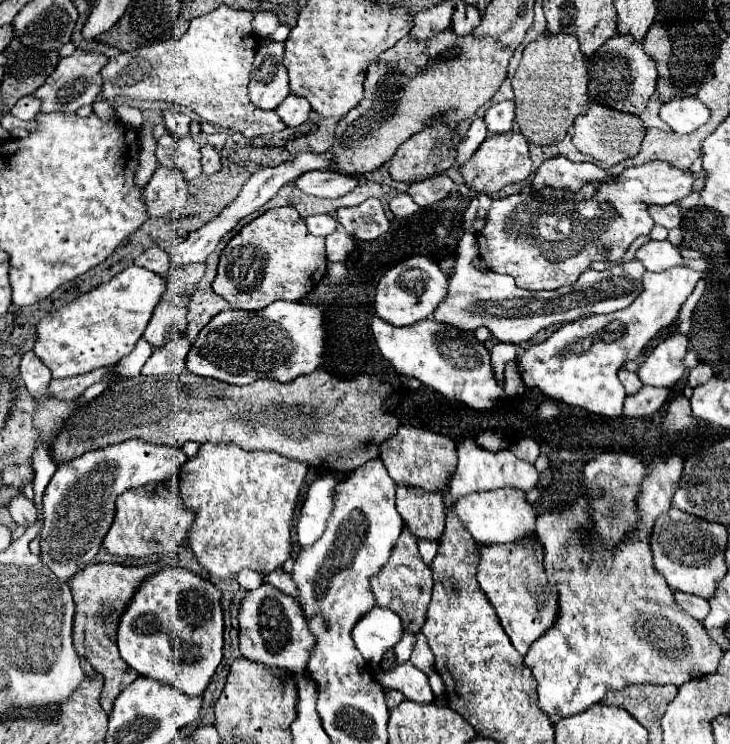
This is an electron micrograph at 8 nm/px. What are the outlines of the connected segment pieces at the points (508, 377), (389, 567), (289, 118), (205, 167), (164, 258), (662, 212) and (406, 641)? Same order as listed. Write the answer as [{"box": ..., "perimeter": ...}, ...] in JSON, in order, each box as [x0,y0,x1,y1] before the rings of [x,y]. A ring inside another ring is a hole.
[{"box":[504,361,524,397],"perimeter":[[[508,361],[508,365],[504,367],[504,389],[506,389],[506,395],[510,397],[524,393],[524,385],[516,373],[516,367],[512,367],[512,361]]]},{"box":[370,529,432,633],"perimeter":[[[408,529],[402,531],[400,539],[392,547],[390,559],[382,565],[382,569],[376,575],[370,577],[370,591],[378,607],[386,607],[402,619],[402,627],[406,633],[418,633],[422,629],[432,593],[432,571],[422,563],[418,543],[414,541],[414,537],[410,537]]]},{"box":[276,95,310,127],"perimeter":[[[288,95],[282,101],[282,105],[276,107],[276,113],[278,113],[278,117],[282,119],[282,123],[286,127],[298,127],[298,125],[302,125],[308,119],[308,115],[310,115],[310,103],[304,97]]]},{"box":[200,143,222,175],"perimeter":[[[208,143],[202,145],[200,153],[202,153],[200,163],[202,163],[202,173],[204,173],[204,175],[212,175],[212,173],[220,171],[220,167],[222,167],[220,155],[218,155],[218,151],[214,151],[212,145],[208,145]]]},{"box":[134,245,168,275],"perimeter":[[[152,245],[152,247],[148,247],[142,255],[138,255],[138,257],[134,259],[134,263],[160,275],[160,273],[164,273],[164,271],[168,269],[168,255],[166,255],[166,251],[164,251],[162,247]]]},{"box":[648,203,682,229],"perimeter":[[[676,203],[666,205],[666,207],[654,205],[648,211],[650,211],[650,217],[654,219],[654,223],[660,225],[660,227],[666,227],[666,229],[674,229],[682,221],[682,211],[680,211],[680,207]]]},{"box":[394,637,416,665],"perimeter":[[[402,637],[394,647],[394,665],[400,665],[400,663],[406,663],[410,659],[410,653],[414,649],[414,643],[416,643],[416,637]]]}]

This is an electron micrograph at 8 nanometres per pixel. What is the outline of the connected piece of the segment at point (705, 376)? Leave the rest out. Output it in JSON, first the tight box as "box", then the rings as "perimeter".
{"box":[688,363,714,387],"perimeter":[[[698,363],[698,367],[694,367],[694,369],[690,371],[690,375],[688,375],[688,385],[690,385],[690,387],[698,387],[698,385],[706,383],[712,375],[714,375],[714,373],[712,373],[710,365]]]}

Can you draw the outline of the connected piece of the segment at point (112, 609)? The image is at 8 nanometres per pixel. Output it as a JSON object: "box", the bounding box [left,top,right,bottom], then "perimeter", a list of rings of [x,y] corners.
{"box":[68,559,178,715],"perimeter":[[[164,559],[162,563],[154,565],[140,565],[140,567],[124,567],[116,563],[94,563],[86,565],[82,571],[78,571],[72,579],[68,579],[68,585],[72,589],[72,597],[76,603],[76,615],[74,615],[74,647],[78,655],[84,655],[84,659],[104,677],[104,687],[100,695],[102,709],[110,715],[114,699],[132,683],[138,679],[138,671],[134,671],[118,653],[116,645],[116,631],[120,617],[124,615],[132,595],[138,591],[144,577],[158,573],[160,569],[168,565],[178,565],[178,559]]]}

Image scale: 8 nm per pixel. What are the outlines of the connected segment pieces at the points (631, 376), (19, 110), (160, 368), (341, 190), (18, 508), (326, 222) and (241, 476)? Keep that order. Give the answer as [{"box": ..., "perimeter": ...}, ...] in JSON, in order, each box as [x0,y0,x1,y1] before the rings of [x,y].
[{"box":[618,369,642,395],"perimeter":[[[620,369],[618,377],[620,377],[620,381],[622,381],[622,385],[624,385],[624,389],[626,389],[628,395],[634,395],[634,393],[640,391],[642,383],[640,383],[640,379],[638,379],[636,373],[630,373],[630,371],[626,371],[626,369]]]},{"box":[10,97,38,121],"perimeter":[[[22,97],[10,111],[14,117],[22,119],[22,121],[32,121],[34,115],[38,113],[38,101],[34,101],[34,97]]]},{"box":[142,333,190,375],"perimeter":[[[180,333],[180,337],[174,337],[170,345],[156,349],[152,357],[146,361],[142,375],[182,375],[186,373],[186,355],[190,351],[188,337]]]},{"box":[294,171,358,197],"perimeter":[[[308,171],[294,185],[314,197],[342,197],[358,185],[358,177],[338,177],[334,171]]]},{"box":[8,495,36,527],"perimeter":[[[18,495],[14,501],[10,501],[8,505],[8,511],[12,515],[12,519],[16,521],[16,525],[24,525],[24,527],[30,527],[36,523],[36,507],[30,499],[26,499],[26,495]]]},{"box":[306,213,338,237],"perimeter":[[[326,213],[324,215],[310,215],[310,217],[306,217],[306,225],[308,225],[308,231],[312,235],[322,235],[322,237],[334,233],[336,227],[338,227],[336,219],[332,215],[326,215]]]},{"box":[180,445,308,579],"perimeter":[[[202,445],[194,459],[188,459],[180,469],[180,495],[186,509],[194,513],[194,521],[188,529],[188,545],[194,551],[204,571],[218,579],[236,577],[240,569],[248,567],[260,575],[268,575],[282,567],[290,557],[292,541],[290,527],[294,507],[302,481],[308,473],[308,465],[268,451],[244,451],[234,445]]]}]

